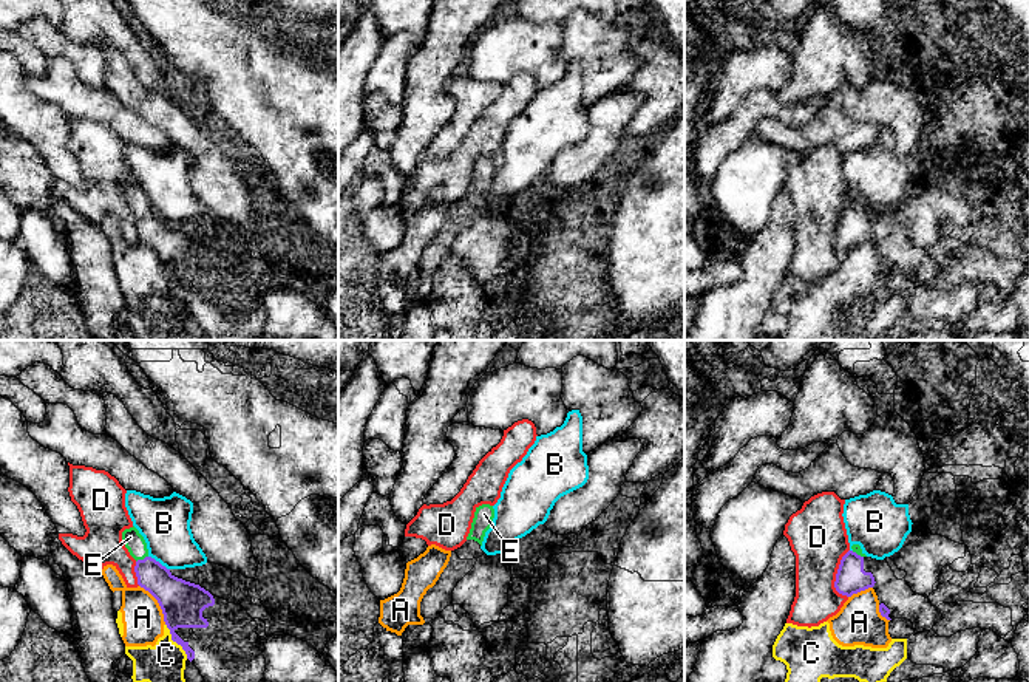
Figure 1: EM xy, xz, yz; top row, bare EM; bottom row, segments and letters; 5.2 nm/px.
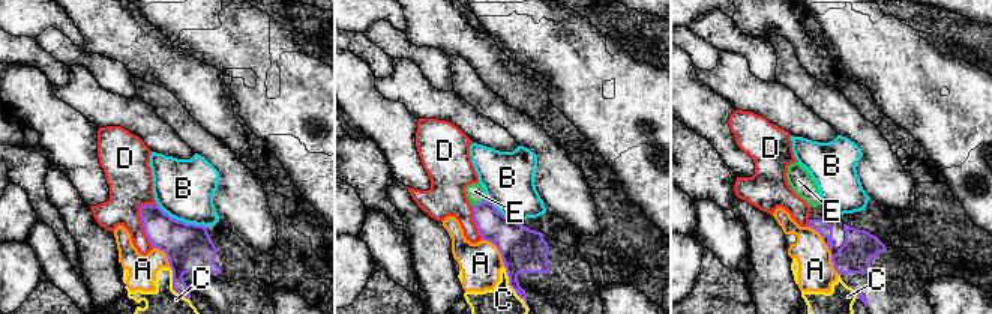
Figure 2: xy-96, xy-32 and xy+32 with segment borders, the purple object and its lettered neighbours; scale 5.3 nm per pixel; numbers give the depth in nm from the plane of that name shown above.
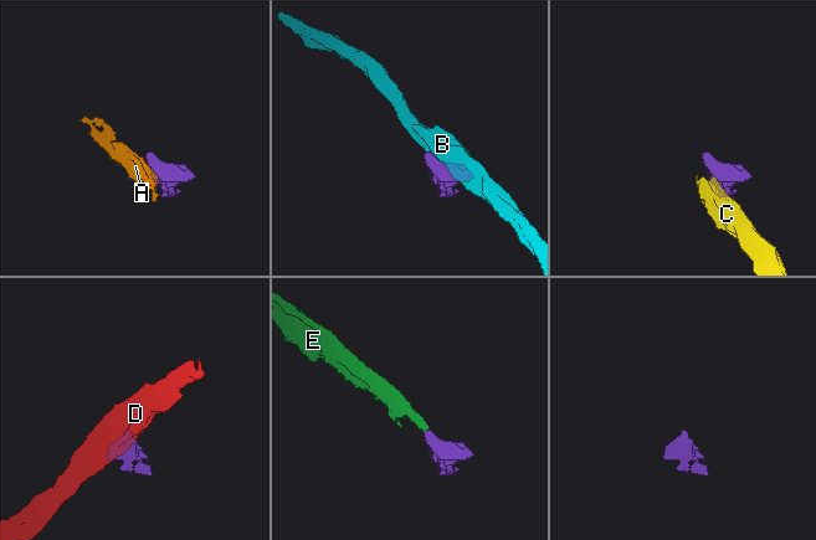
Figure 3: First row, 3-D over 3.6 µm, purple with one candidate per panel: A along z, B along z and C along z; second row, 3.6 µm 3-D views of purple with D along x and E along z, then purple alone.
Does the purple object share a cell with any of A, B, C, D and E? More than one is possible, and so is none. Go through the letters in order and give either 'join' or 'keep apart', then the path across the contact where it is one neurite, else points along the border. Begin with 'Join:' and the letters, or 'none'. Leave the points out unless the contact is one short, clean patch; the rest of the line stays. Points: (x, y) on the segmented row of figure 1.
Join: E
A: keep apart; border along xy (139, 585), (156, 600), (166, 624)
B: keep apart
C: keep apart; border along xy (166, 624), (170, 637), (187, 658)
D: keep apart
E: join; runs through xy (173, 594), (141, 560), (132, 538)

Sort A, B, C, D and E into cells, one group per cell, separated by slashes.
A C / B / D / E

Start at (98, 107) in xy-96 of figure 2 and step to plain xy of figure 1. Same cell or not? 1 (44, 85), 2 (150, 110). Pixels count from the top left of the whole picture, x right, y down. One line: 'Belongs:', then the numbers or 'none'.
Belongs: 1

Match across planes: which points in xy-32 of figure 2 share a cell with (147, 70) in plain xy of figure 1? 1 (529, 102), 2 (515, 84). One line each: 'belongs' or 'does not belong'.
1: belongs
2: belongs

